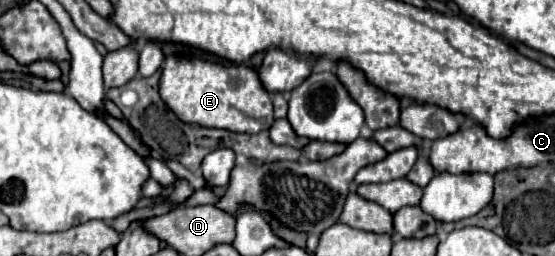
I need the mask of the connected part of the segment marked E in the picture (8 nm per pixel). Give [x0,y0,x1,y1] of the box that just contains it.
[160,58,274,132]

